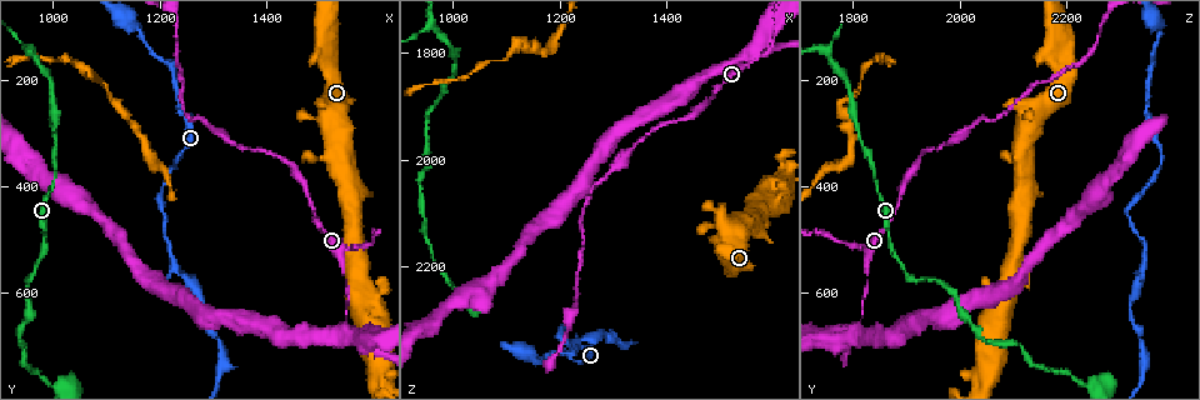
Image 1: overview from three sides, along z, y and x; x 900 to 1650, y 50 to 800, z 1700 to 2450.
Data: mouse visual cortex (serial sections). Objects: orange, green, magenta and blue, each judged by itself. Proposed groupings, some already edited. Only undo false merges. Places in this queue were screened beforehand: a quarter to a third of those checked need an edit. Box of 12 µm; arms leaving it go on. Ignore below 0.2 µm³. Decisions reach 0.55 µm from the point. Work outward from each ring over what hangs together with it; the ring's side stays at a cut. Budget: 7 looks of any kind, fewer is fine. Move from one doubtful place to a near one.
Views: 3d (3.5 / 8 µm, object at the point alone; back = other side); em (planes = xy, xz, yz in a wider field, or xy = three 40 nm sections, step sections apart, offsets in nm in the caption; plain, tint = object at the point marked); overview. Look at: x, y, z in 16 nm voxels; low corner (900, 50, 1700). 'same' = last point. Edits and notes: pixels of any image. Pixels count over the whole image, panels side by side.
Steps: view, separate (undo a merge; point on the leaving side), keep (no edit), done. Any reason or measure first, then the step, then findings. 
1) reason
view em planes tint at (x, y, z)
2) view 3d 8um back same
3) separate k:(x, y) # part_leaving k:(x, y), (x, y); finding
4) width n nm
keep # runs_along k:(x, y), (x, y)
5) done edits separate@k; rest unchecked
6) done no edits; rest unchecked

abrupt turn
view 3d 3.5um at (1205, 440, 2315)

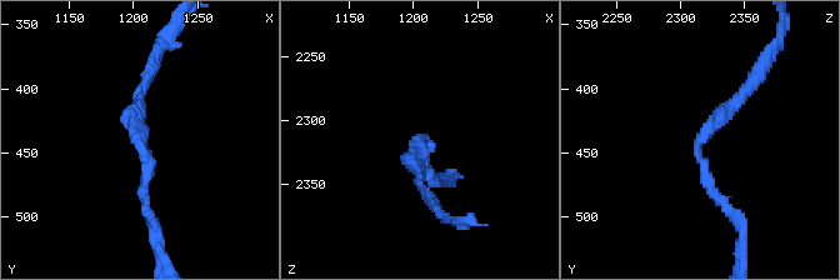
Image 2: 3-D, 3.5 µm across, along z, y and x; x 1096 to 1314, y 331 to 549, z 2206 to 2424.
arm_widths 150, 150 nm
view em planes plain at (1202, 442, 2312)

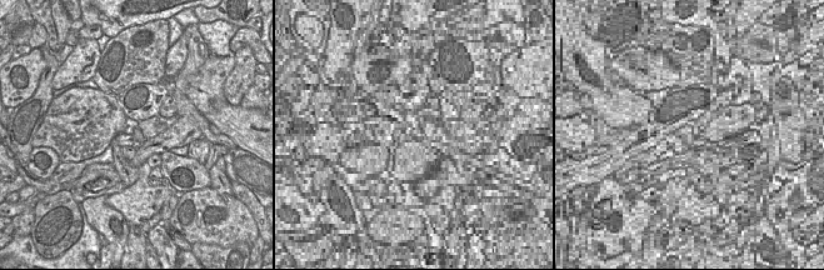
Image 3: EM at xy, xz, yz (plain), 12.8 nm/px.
where the object lies
view em planes tint same

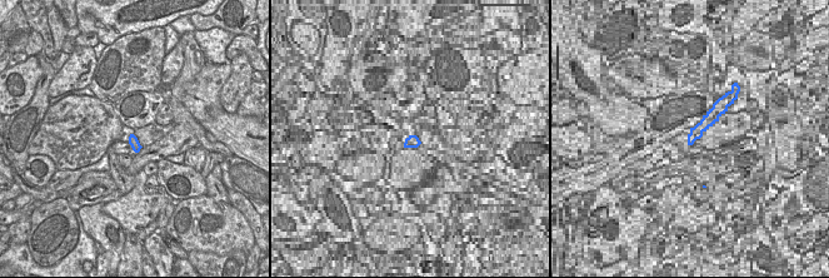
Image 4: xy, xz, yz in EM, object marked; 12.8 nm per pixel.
keep # runs_along 2:(753, 84), (698, 141), (710, 188), (733, 214); continuous, no second cell

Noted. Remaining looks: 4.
thick turns thin
view 3d 3.5um at (1245, 565, 2340)

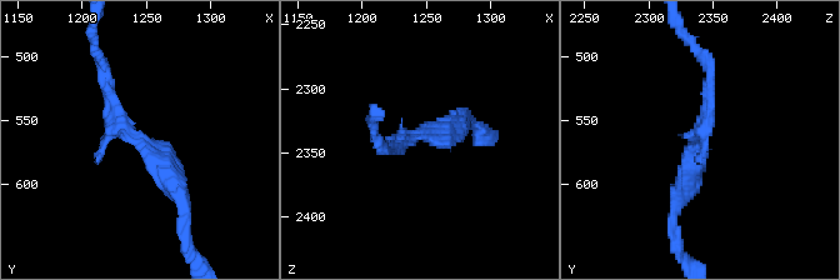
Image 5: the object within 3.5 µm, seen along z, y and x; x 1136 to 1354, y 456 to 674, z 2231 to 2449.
shape alone is not enough
view em planes tint at (1244, 566, 2340)

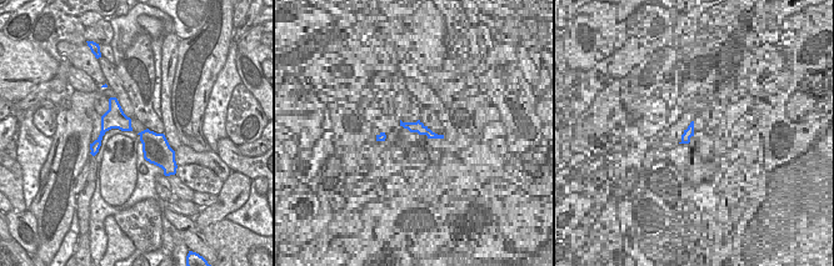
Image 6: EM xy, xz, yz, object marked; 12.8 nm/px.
keep # runs_along 5:(103, 70), (119, 124), (184, 204); continuous, no second cell

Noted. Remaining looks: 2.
three-way junction
view 3d 3.5um at (955, 150, 1745)

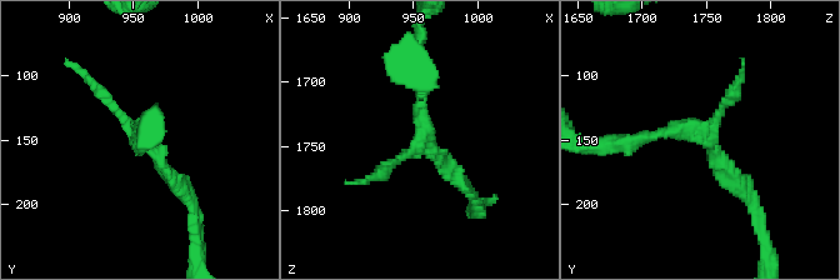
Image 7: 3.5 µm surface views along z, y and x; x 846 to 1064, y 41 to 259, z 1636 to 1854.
arms 3; arm_widths 150, 150, 200 nm
view em xy step 2 tint at (958, 152, 1750)

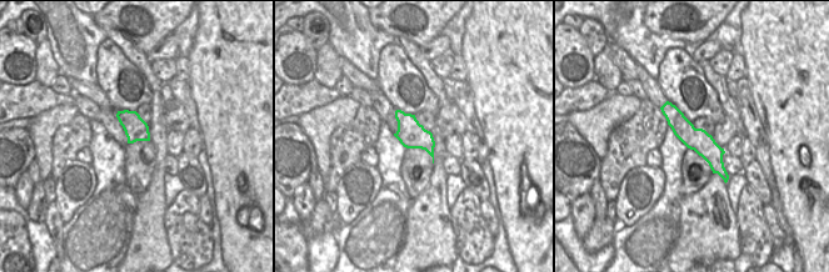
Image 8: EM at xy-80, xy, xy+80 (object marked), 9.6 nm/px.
keep # runs_along 7:(753, 198), (691, 129), (644, 133); all the same cell

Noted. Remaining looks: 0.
done no edits; rest unchecked

